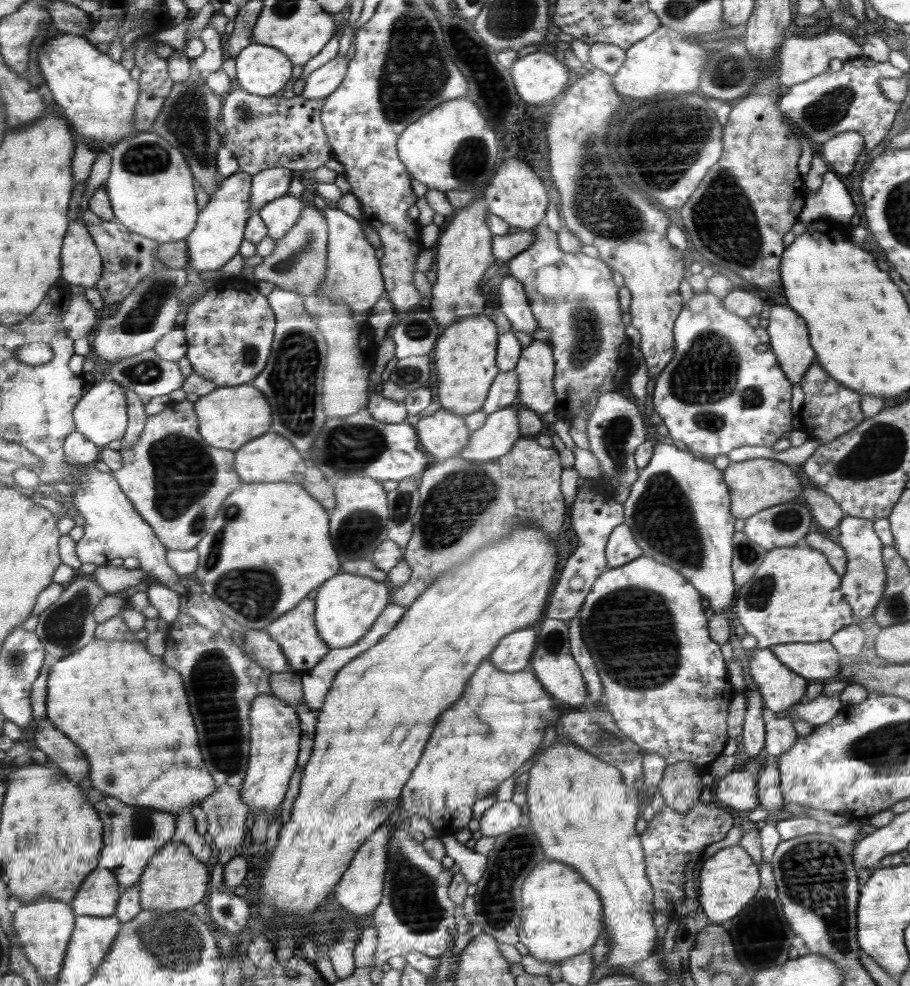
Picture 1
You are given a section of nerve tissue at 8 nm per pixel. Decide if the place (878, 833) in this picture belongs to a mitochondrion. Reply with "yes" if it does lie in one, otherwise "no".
no

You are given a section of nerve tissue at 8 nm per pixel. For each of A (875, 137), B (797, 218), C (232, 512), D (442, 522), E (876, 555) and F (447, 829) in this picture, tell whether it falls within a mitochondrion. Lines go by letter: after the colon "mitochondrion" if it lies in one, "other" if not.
A: other
B: other
C: mitochondrion
D: mitochondrion
E: other
F: other

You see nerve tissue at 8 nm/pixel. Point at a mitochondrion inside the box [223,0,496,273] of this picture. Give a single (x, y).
(414, 66)

